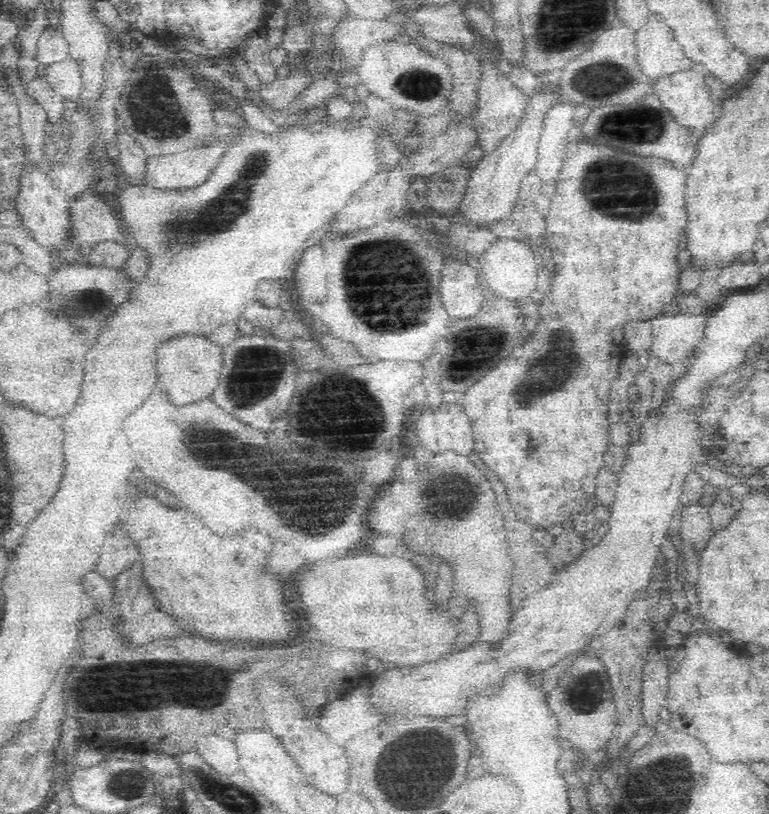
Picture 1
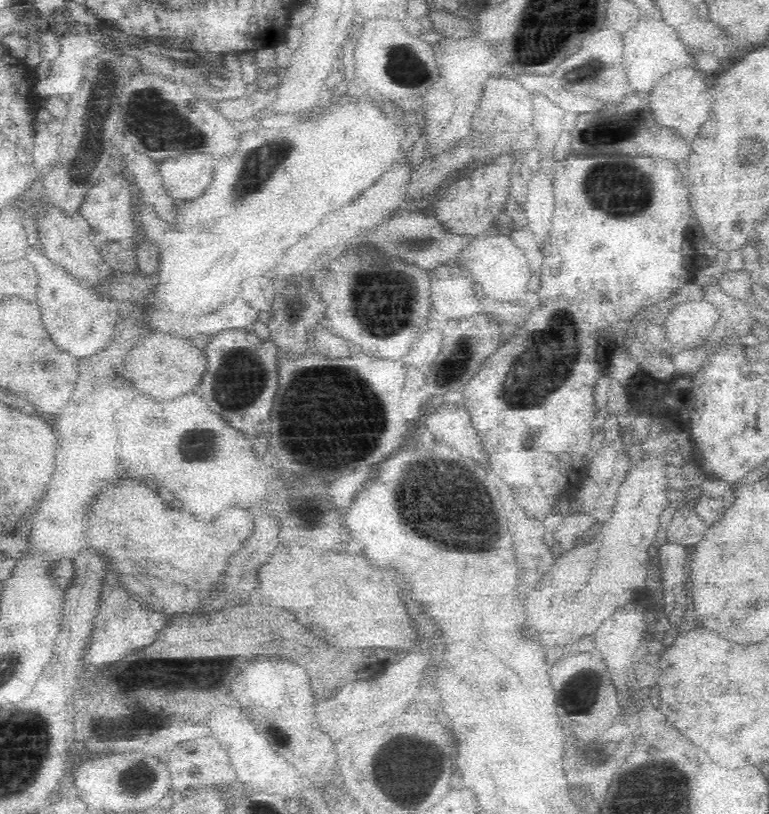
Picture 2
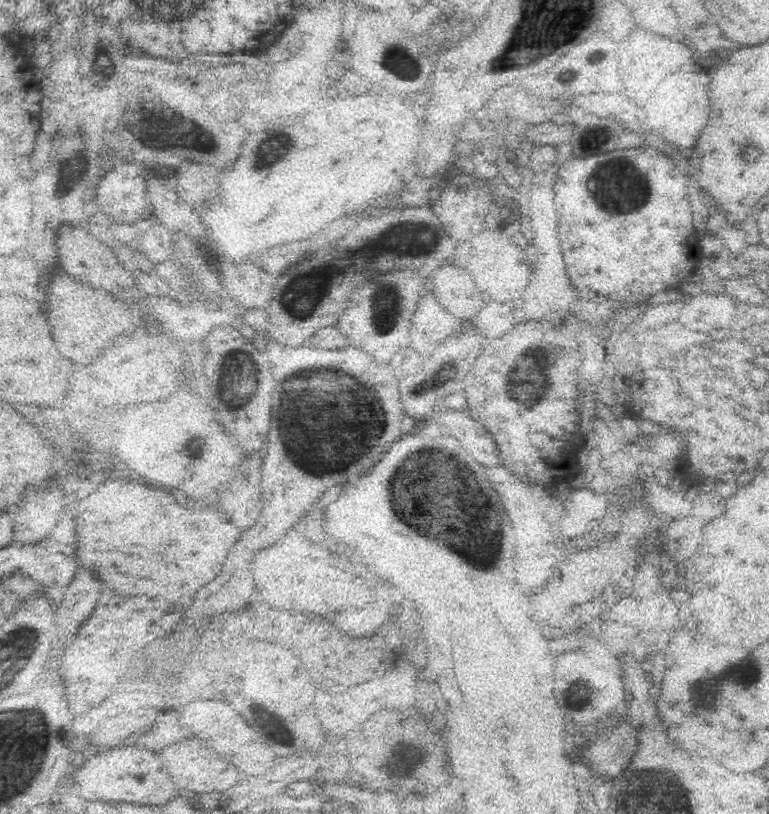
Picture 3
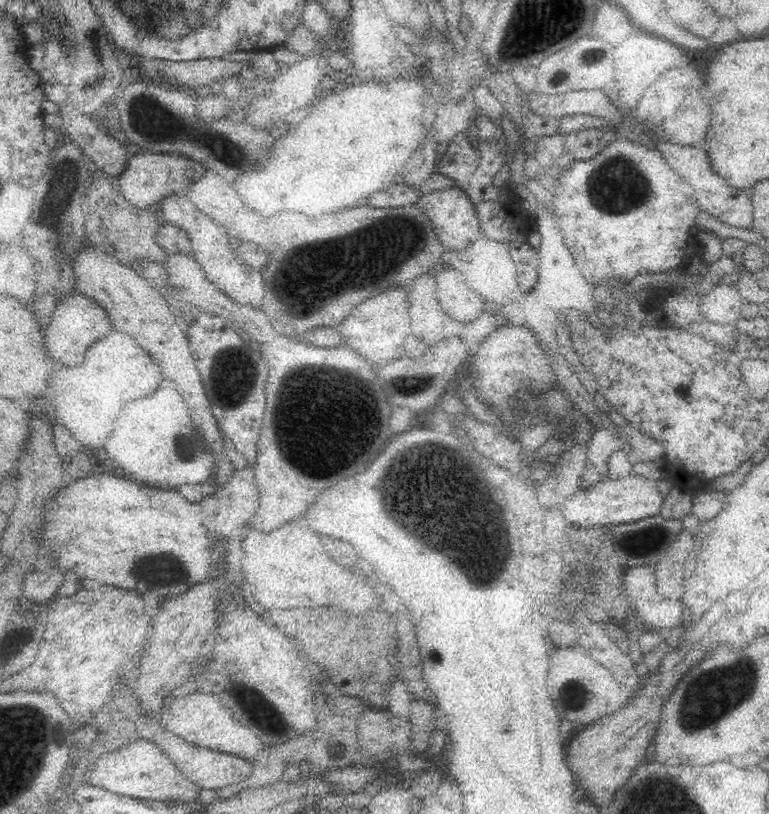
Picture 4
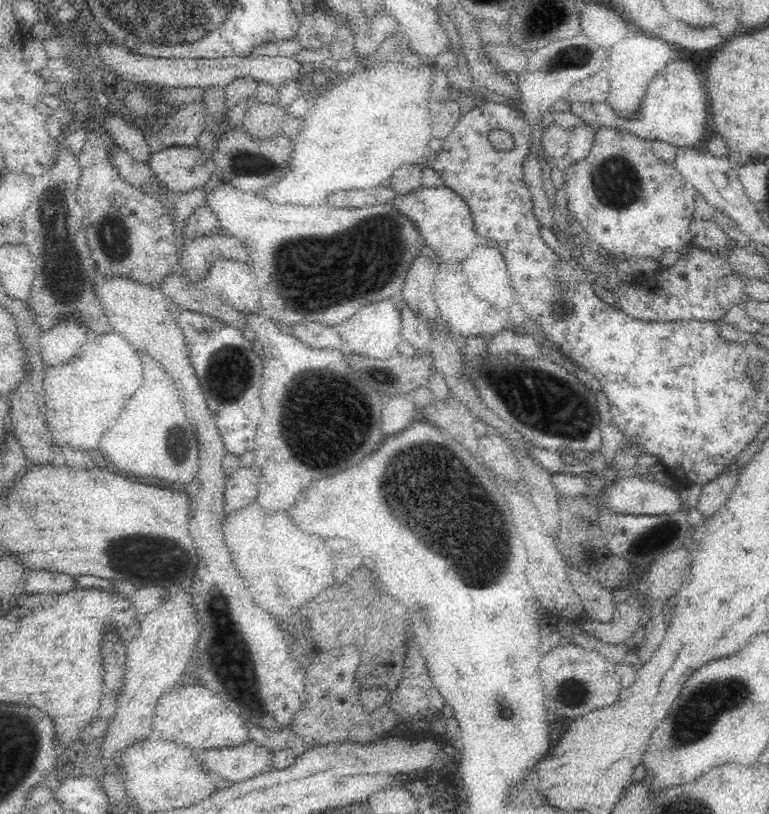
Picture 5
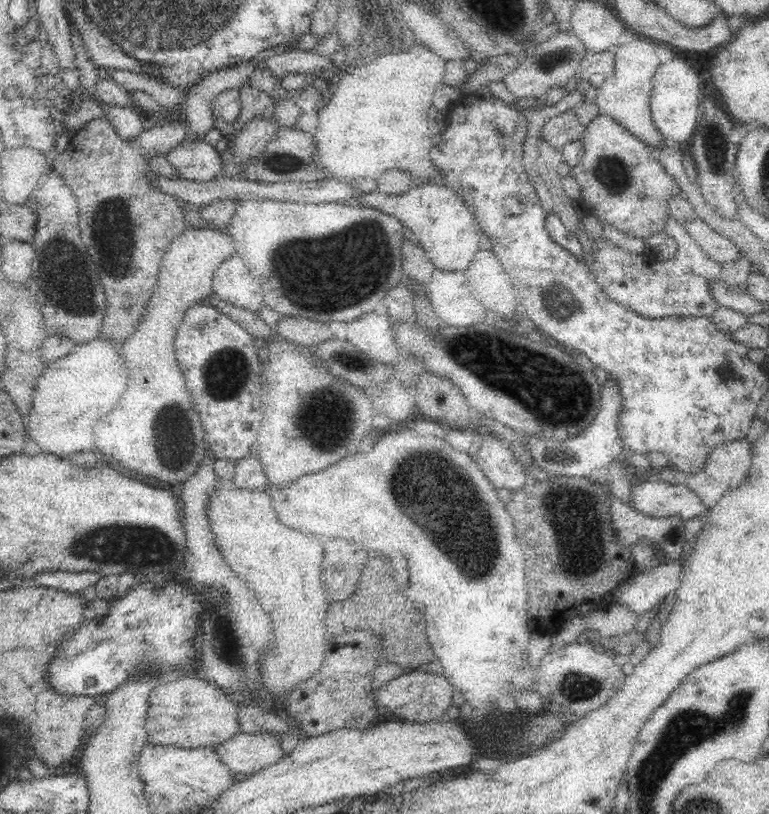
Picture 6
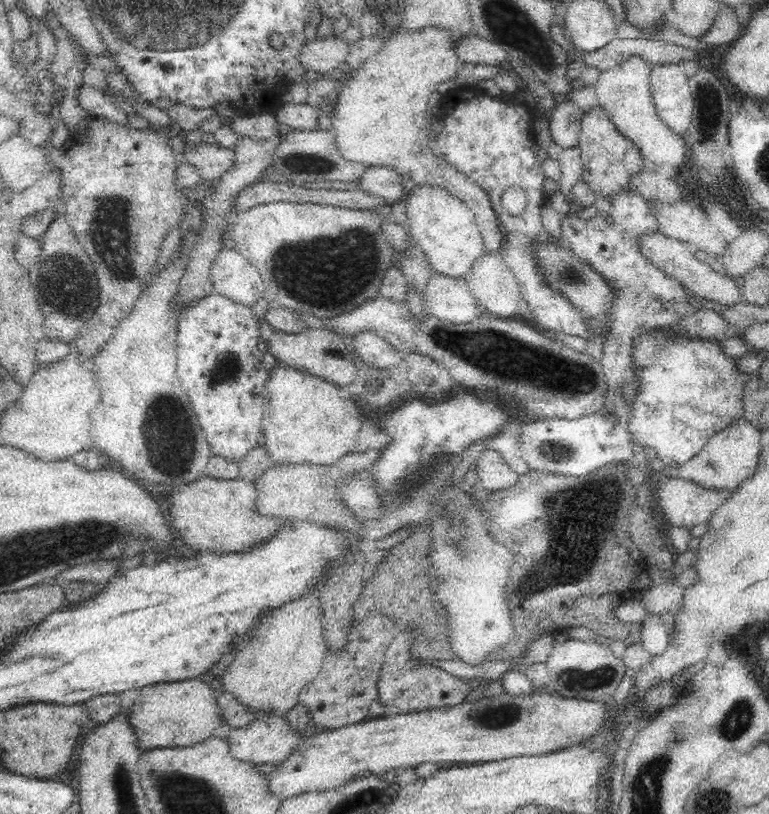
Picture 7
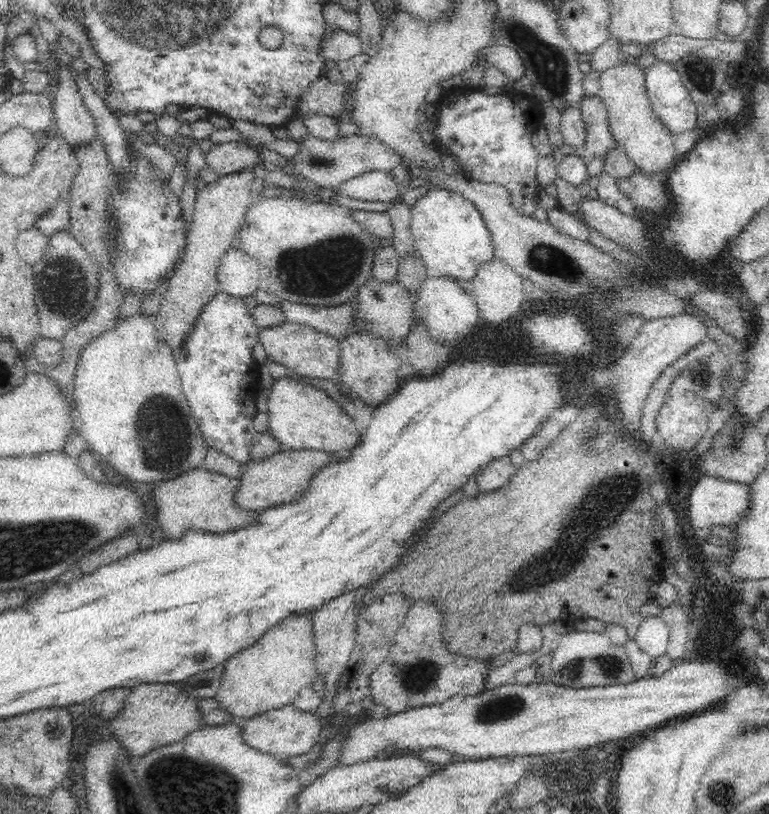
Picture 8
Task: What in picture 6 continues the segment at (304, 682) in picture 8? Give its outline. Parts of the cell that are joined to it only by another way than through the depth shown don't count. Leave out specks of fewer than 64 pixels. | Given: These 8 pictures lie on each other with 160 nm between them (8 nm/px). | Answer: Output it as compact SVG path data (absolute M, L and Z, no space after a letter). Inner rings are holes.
M222 483L216 492L209 498L208 521L210 530L215 535L217 546L220 546L222 558L226 558L226 564L246 580L250 588L256 590L258 602L265 612L272 618L271 626L275 635L275 641L271 648L266 650L259 672L262 676L259 682L263 688L269 690L270 695L280 695L280 700L285 701L284 694L290 694L293 688L304 680L308 680L324 660L324 648L328 637L326 631L326 602L316 600L316 590L322 588L320 584L320 564L324 558L324 550L316 536L302 534L298 530L292 530L288 526L282 526L274 514L271 496L265 490L248 492L234 488L228 483Z

